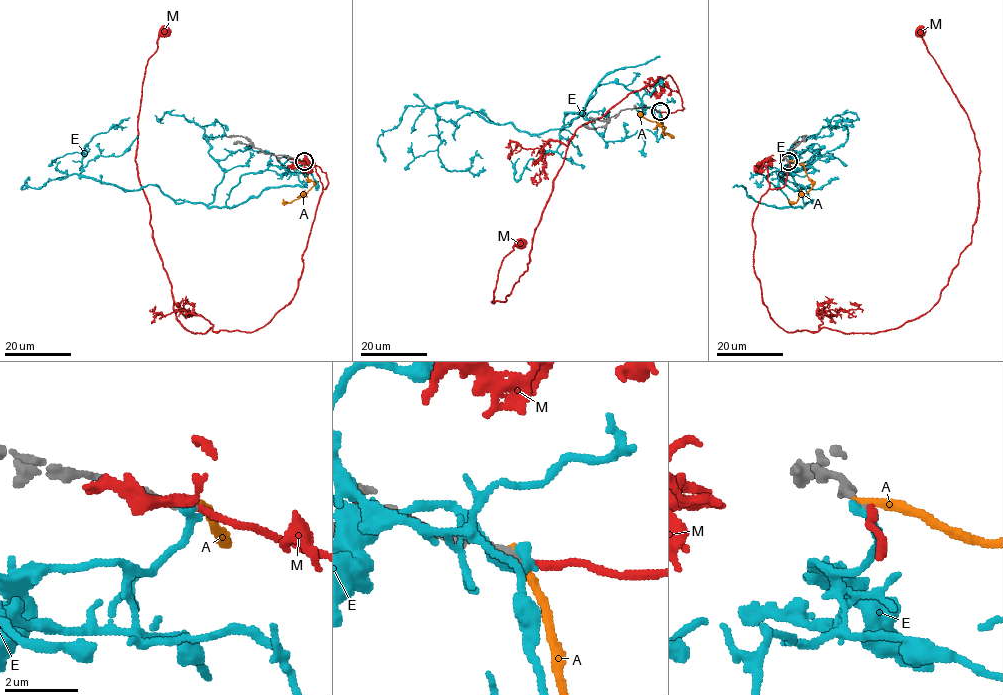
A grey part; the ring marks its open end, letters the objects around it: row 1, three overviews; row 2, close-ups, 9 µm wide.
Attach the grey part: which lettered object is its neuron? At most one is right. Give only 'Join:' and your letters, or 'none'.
Join: M

